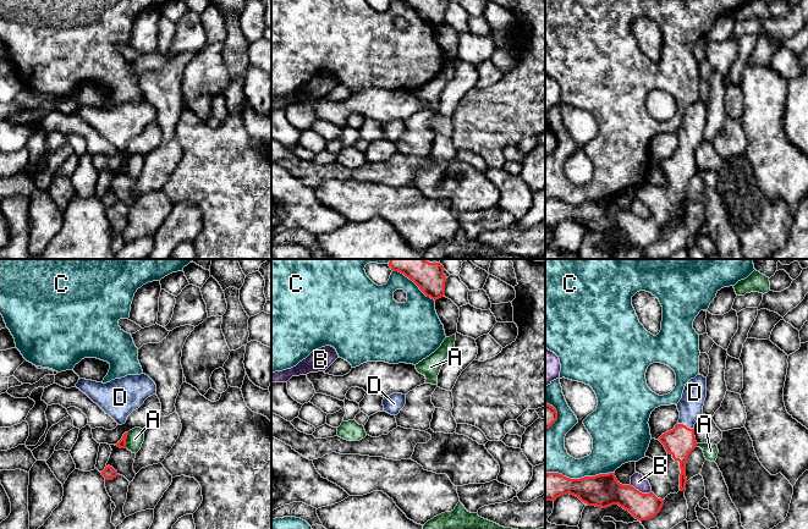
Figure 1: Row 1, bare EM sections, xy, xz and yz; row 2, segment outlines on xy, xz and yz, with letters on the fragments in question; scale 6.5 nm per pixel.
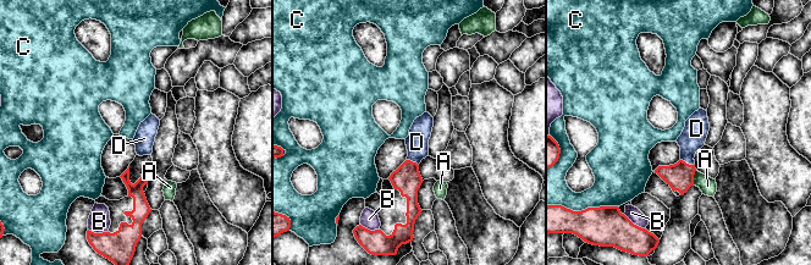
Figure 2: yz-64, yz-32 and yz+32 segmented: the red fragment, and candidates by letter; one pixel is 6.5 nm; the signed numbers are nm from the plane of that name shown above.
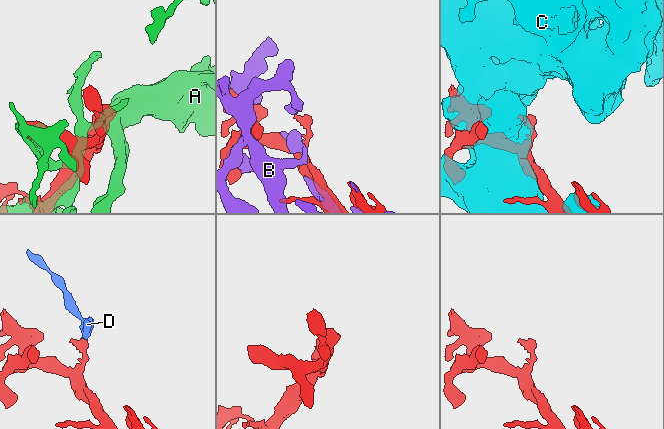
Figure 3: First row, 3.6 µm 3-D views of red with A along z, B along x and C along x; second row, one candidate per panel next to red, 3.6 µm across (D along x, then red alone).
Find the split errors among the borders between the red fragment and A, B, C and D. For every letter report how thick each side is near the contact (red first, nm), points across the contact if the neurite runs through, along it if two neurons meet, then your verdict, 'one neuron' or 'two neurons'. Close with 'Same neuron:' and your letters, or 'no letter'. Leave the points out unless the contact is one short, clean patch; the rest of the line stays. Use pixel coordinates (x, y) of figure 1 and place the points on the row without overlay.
A: calibres 60 and 110 nm; two neurons
B: calibres 220 and 100 nm; two neurons
C: calibres 220 and 220 nm; two neurons
D: calibres 200 and 160 nm; way yz (680, 167), (685, 152), (691, 131); one neuron
Same neuron: D

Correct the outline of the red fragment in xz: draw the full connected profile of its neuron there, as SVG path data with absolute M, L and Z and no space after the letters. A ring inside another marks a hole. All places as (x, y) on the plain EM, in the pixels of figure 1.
M403 0L412 6L419 16L432 26L436 27L445 22L446 4L444 0Z

